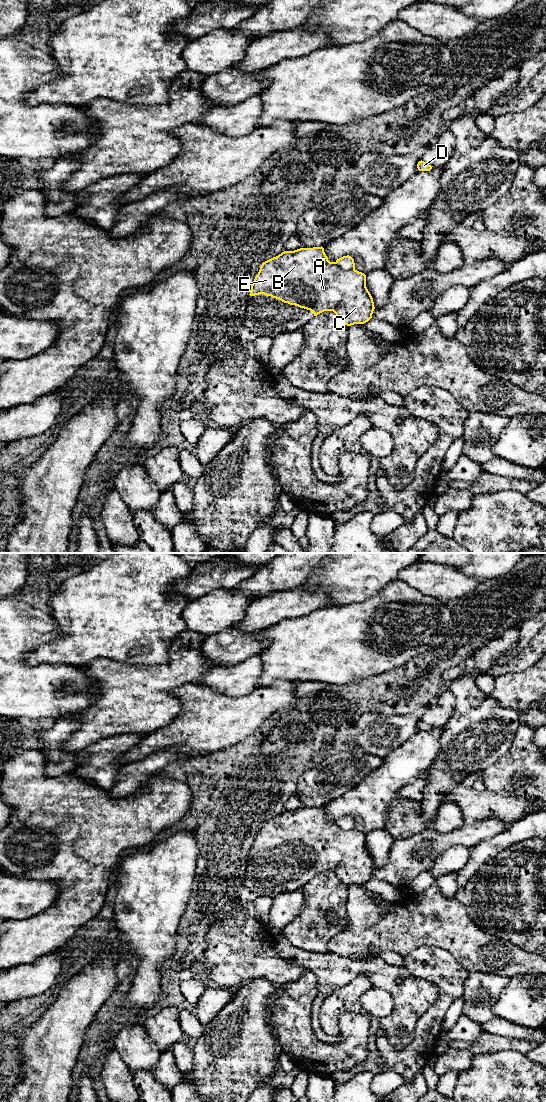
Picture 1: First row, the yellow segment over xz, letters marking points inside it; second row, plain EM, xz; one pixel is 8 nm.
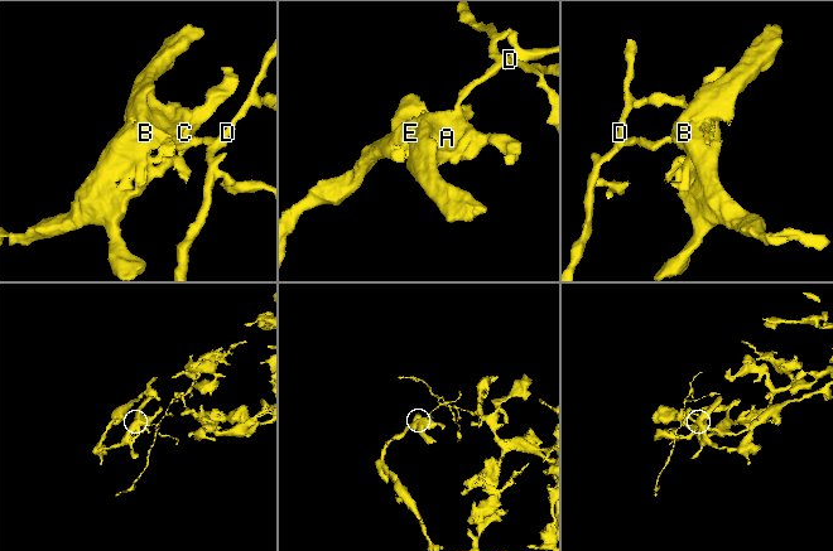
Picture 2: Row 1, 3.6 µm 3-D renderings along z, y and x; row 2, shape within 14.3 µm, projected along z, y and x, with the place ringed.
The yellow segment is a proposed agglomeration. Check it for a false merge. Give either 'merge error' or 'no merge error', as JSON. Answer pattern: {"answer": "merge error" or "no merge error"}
{"answer": "merge error"}

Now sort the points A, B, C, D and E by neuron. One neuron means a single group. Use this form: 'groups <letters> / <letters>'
groups A B C E / D

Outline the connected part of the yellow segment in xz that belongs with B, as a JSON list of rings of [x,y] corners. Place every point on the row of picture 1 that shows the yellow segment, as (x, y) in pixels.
[[[322,246],[284,251],[263,262],[249,295],[259,294],[310,310],[314,316],[324,311],[333,311],[347,326],[368,322],[375,309],[373,298],[366,287],[366,275],[355,269],[343,270],[335,262],[330,262]]]

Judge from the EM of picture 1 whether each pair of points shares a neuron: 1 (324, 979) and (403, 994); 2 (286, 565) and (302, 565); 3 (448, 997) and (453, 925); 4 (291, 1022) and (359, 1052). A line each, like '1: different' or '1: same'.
1: same
2: same
3: different
4: same

